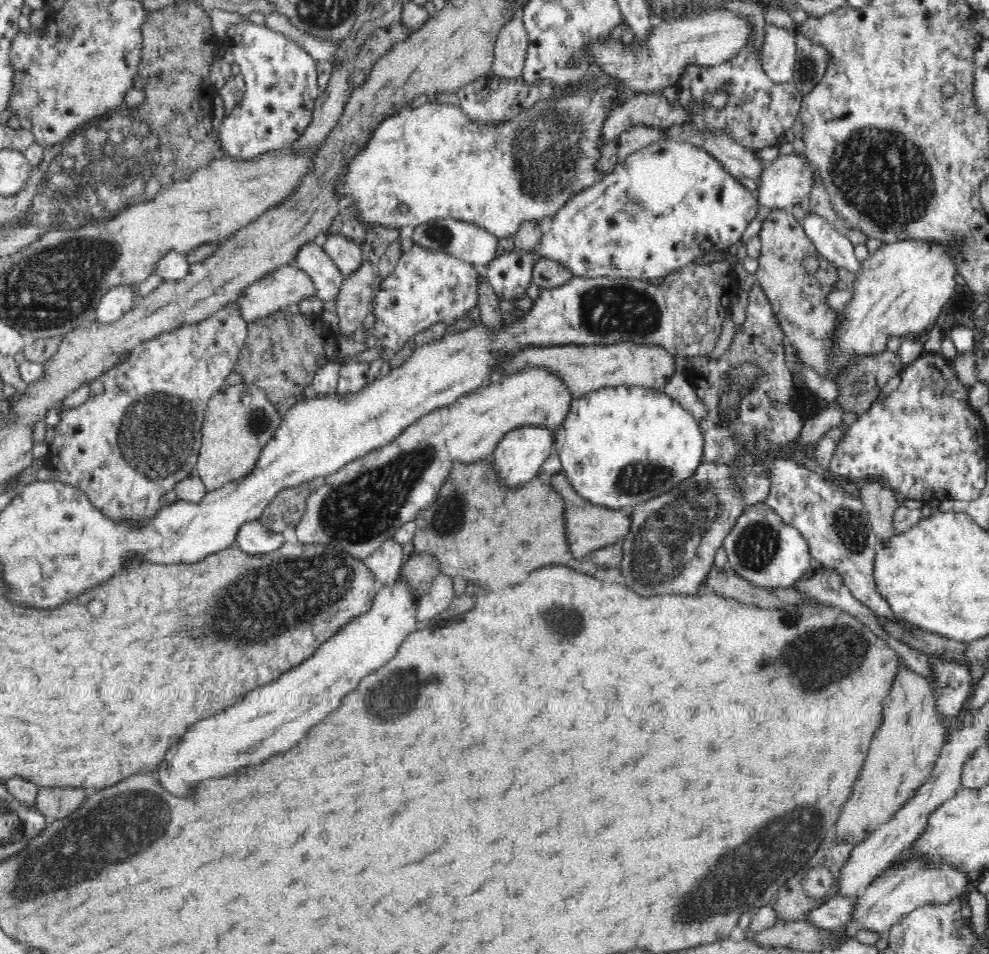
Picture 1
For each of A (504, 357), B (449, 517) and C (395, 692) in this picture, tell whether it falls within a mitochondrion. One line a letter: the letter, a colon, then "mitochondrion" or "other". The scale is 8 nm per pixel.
A: other
B: mitochondrion
C: mitochondrion

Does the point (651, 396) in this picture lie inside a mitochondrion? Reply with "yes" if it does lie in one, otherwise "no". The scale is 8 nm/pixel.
no

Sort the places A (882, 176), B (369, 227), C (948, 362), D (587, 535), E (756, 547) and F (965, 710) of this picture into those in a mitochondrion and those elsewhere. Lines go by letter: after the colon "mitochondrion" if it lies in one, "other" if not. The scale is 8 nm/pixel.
A: mitochondrion
B: other
C: other
D: other
E: mitochondrion
F: other

